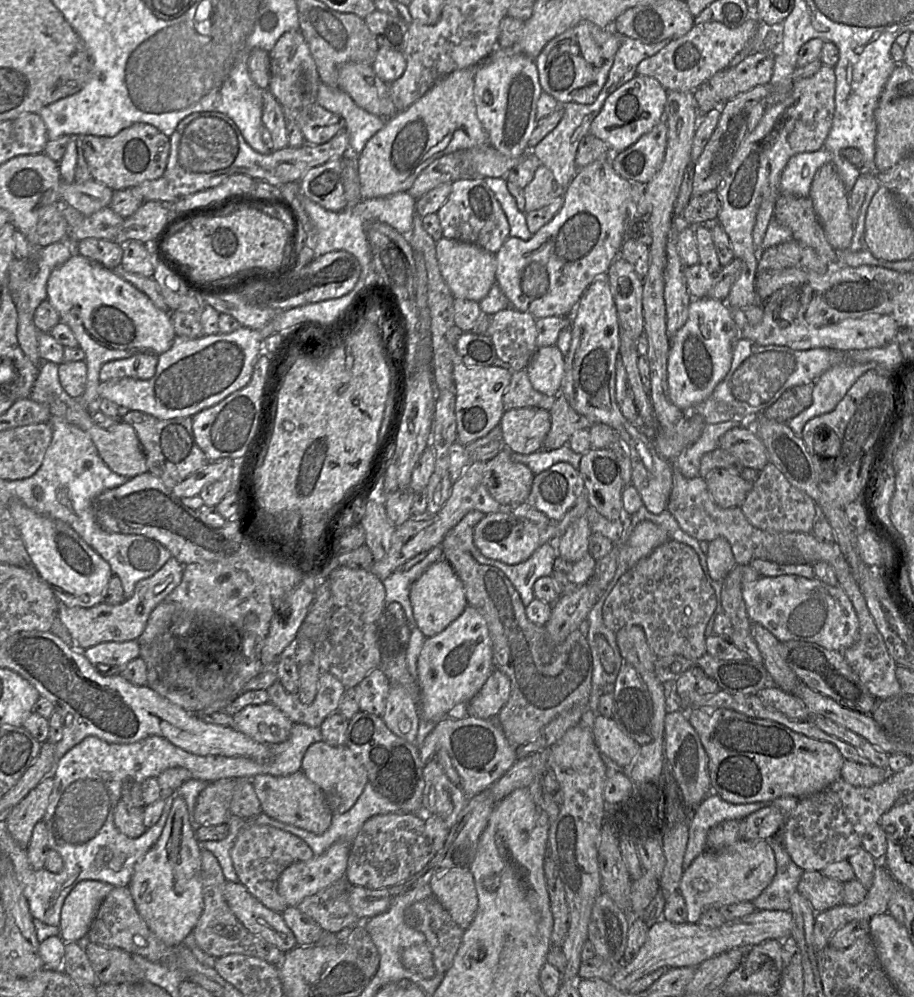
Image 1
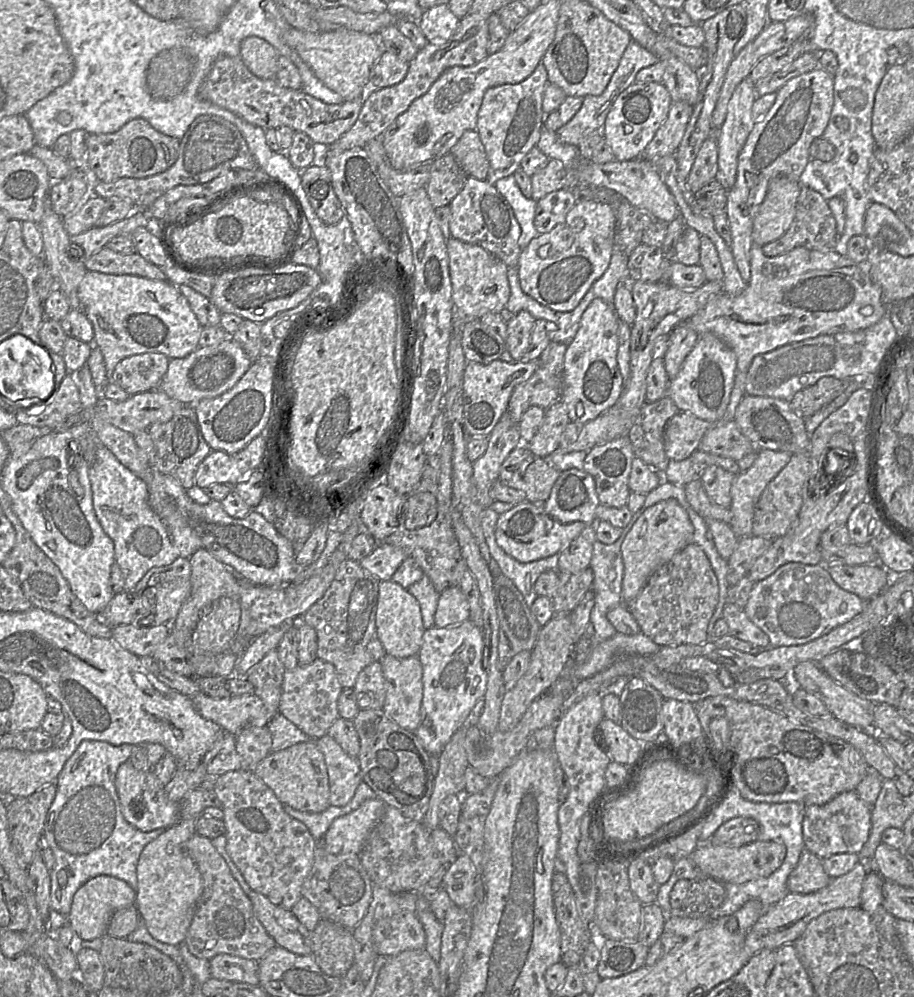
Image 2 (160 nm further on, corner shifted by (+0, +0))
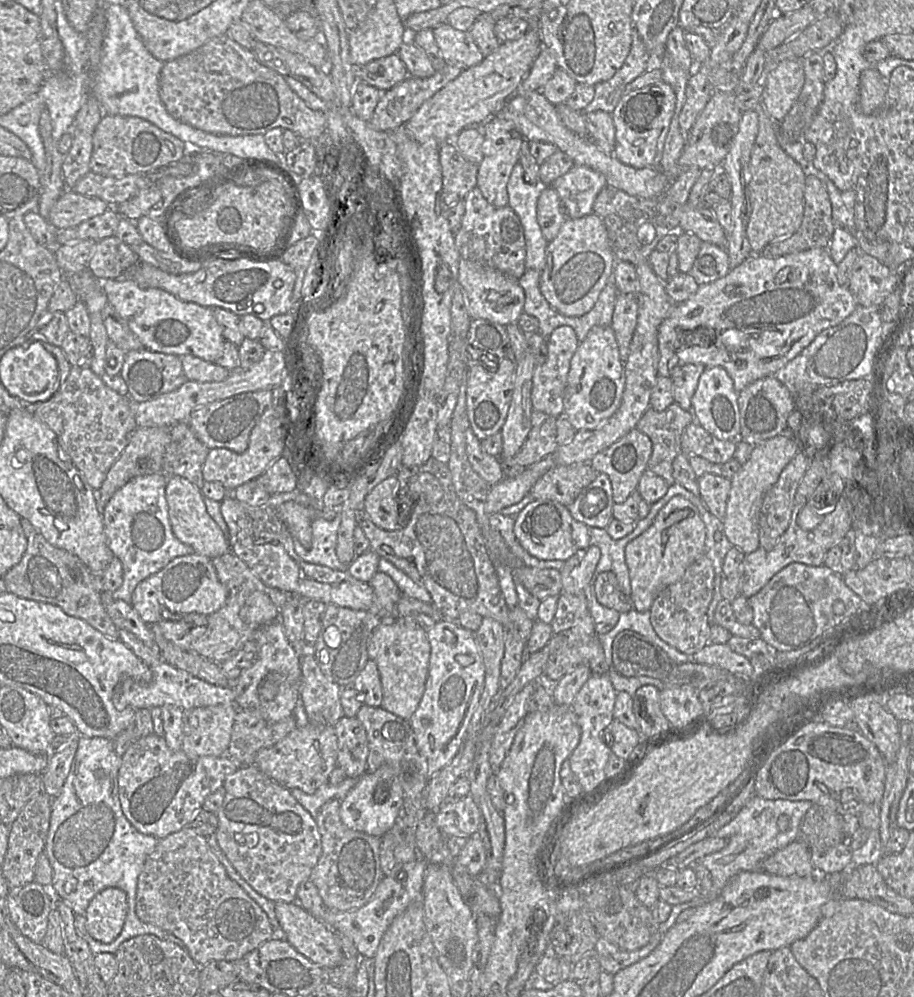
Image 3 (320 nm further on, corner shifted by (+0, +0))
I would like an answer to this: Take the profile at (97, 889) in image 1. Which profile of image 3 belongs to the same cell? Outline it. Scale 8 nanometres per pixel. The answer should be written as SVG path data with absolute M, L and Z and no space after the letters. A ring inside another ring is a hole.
M109 887L94 896L84 914L88 934L101 943L114 941L121 933L128 912L127 894Z

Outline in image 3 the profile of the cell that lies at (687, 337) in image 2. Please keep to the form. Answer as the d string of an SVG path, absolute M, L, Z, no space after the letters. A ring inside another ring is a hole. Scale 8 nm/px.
M685 364L672 371L674 402L686 411L691 411L691 399L705 368L702 364Z

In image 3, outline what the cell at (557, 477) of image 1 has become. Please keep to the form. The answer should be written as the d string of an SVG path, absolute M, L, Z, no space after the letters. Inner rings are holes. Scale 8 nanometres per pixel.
M598 473L595 480L585 487L567 508L576 521L585 524L587 527L606 529L613 519L614 503L611 481L607 475Z

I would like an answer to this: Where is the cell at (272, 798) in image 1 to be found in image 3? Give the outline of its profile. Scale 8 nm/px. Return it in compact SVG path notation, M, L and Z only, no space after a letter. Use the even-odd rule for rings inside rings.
M309 723L305 727L296 727L272 747L261 749L254 764L281 786L313 794L328 782L329 775L337 766L337 753L338 742L334 727Z

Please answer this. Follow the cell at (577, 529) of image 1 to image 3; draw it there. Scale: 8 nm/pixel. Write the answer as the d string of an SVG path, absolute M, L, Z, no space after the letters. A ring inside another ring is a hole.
M591 544L566 560L560 569L563 592L585 594L599 559L599 547Z

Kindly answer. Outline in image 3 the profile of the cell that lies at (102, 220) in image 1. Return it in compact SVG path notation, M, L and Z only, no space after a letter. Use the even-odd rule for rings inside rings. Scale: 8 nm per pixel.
M66 189L50 210L48 221L58 230L76 226L105 212L110 205L104 200Z

